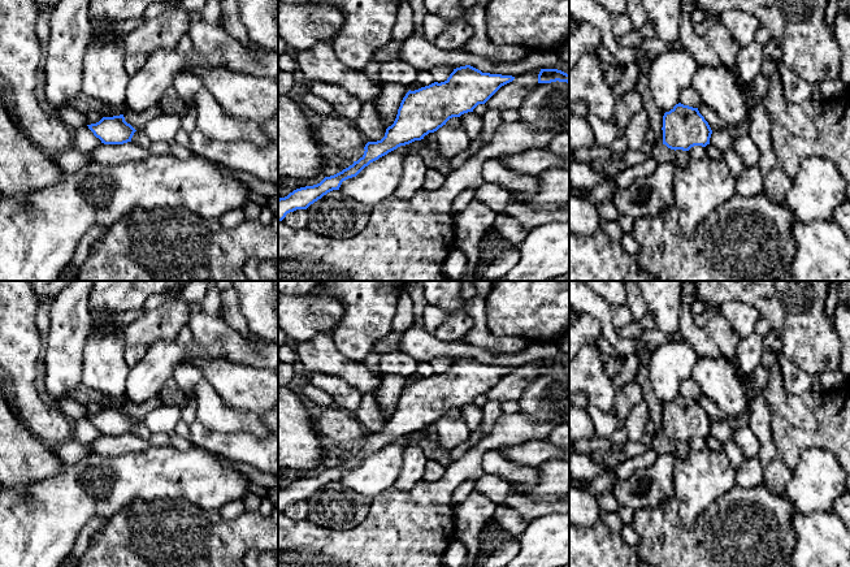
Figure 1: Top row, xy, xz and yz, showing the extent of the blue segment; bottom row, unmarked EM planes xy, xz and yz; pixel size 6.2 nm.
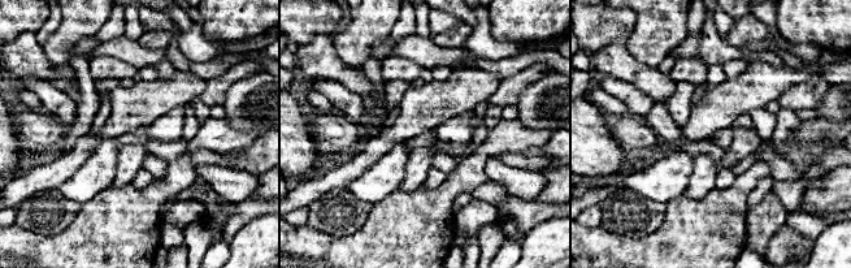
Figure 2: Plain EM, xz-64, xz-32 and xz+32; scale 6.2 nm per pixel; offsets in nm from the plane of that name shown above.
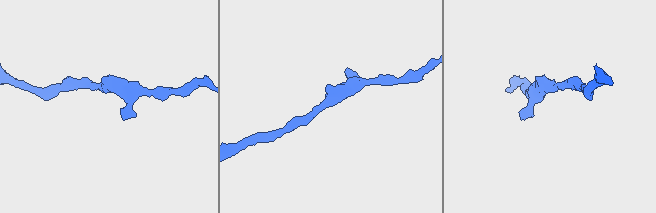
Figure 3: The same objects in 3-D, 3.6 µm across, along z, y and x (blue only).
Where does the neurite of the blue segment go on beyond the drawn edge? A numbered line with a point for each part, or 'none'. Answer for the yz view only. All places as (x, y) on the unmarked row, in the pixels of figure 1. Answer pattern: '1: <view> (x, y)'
none

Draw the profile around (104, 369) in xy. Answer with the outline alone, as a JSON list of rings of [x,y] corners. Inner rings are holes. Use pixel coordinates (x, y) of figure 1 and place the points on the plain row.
[[[90,306],[91,329],[82,350],[82,384],[108,399],[103,408],[125,404],[130,371],[123,356],[123,325],[114,323],[112,315]]]

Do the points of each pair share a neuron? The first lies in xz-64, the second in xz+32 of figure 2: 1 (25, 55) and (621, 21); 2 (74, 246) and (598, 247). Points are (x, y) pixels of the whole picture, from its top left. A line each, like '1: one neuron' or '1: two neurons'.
1: two neurons
2: one neuron

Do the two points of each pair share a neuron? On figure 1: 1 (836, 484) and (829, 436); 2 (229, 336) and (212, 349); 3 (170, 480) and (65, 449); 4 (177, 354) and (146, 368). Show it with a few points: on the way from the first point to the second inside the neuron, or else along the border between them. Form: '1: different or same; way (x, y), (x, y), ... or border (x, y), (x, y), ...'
1: different; border (802, 454), (810, 449), (823, 448), (836, 459)
2: different; border (194, 338), (200, 342), (218, 340), (224, 355)
3: different; border (94, 454), (79, 462), (65, 464)
4: same; way (169, 354), (154, 368)

